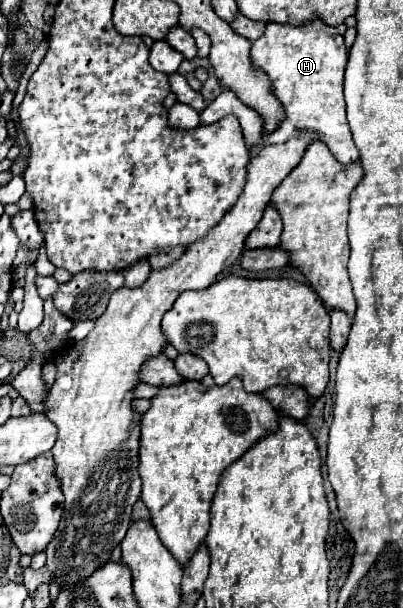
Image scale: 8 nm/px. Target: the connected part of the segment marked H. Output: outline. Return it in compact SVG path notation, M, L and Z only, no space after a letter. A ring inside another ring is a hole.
M312 20L310 24L302 26L290 26L290 24L276 24L270 22L266 24L264 34L252 44L252 60L254 66L264 70L268 78L272 80L272 88L276 98L284 104L286 108L286 120L280 124L280 128L270 134L266 140L268 146L262 148L262 152L248 162L248 180L242 190L242 196L226 212L226 218L218 226L214 226L204 238L198 238L194 244L190 244L184 252L184 256L174 262L172 266L164 270L152 270L148 280L140 288L126 288L122 286L118 292L110 296L106 312L96 320L94 330L82 340L76 342L70 350L66 350L58 360L56 360L56 382L52 384L48 396L44 398L44 414L54 422L58 428L58 440L52 448L54 462L56 462L56 476L60 480L60 488L66 496L64 502L64 514L62 522L50 540L46 548L46 570L52 572L56 584L62 586L76 586L84 578L92 576L96 568L106 564L110 560L112 550L122 542L128 526L130 526L130 512L134 502L140 496L140 476L138 476L138 424L140 424L140 414L132 412L130 402L132 402L132 388L140 382L138 380L138 370L142 362L148 356L160 354L166 338L160 330L160 320L166 310L172 308L174 300L178 298L180 292L184 290L202 290L210 286L216 276L234 264L234 260L240 256L244 248L246 236L254 230L254 226L260 222L262 212L266 204L270 202L270 194L274 186L278 186L288 172L300 162L302 150L312 140L322 140L334 158L342 164L350 164L358 160L358 148L354 146L348 122L346 122L346 112L344 112L344 94L342 94L342 80L344 80L344 68L348 62L348 50L344 46L344 38L338 34L334 26L326 26L322 20Z

